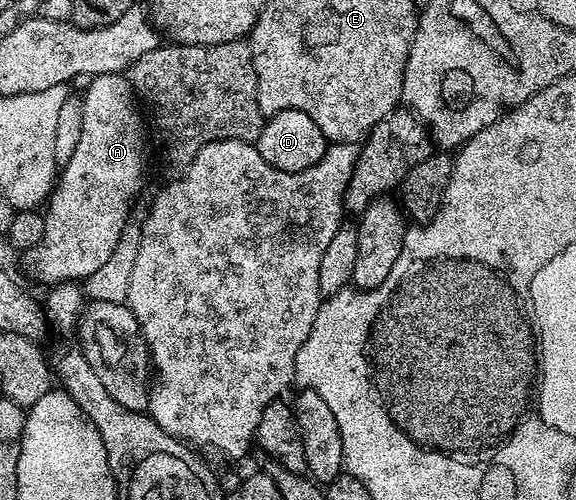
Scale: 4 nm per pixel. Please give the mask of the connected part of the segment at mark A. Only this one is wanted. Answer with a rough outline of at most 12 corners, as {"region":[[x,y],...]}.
{"region":[[93,77],[70,167],[70,232],[25,253],[46,286],[112,257],[144,187],[133,84]]}

